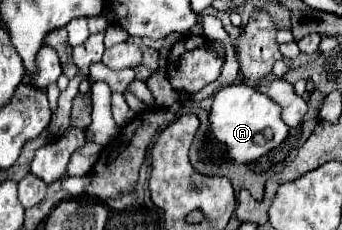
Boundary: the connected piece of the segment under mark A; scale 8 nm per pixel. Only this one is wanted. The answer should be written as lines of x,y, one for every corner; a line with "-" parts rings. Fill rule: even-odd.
233,84
221,88
209,112
209,130
205,148
201,148
199,158
201,162
235,162
235,164
249,164
267,154
269,150
277,148
287,138
287,124
281,120
281,108
269,98
257,92
255,88
-
219,146
219,148
215,148

